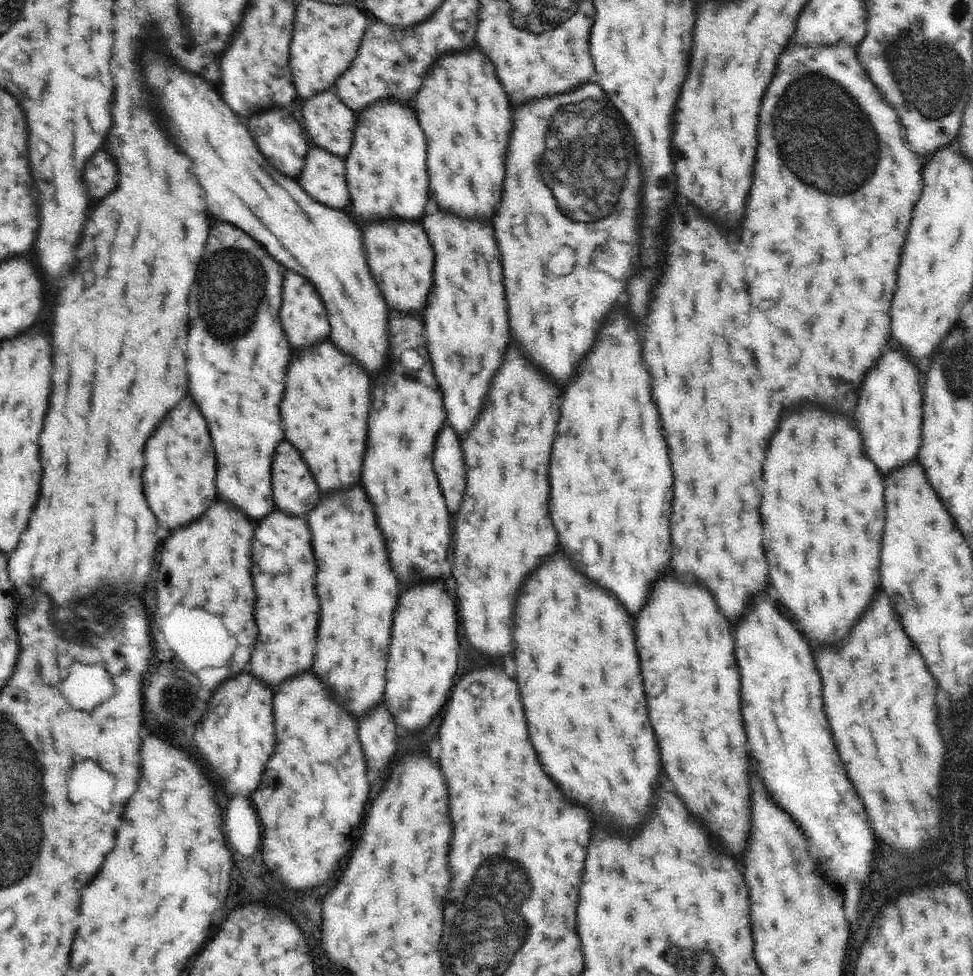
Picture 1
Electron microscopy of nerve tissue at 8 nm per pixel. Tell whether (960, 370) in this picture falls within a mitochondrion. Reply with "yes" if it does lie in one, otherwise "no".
yes

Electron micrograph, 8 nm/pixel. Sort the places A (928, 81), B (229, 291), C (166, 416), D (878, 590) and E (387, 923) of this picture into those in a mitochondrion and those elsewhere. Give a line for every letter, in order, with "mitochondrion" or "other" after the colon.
A: mitochondrion
B: mitochondrion
C: other
D: other
E: other

